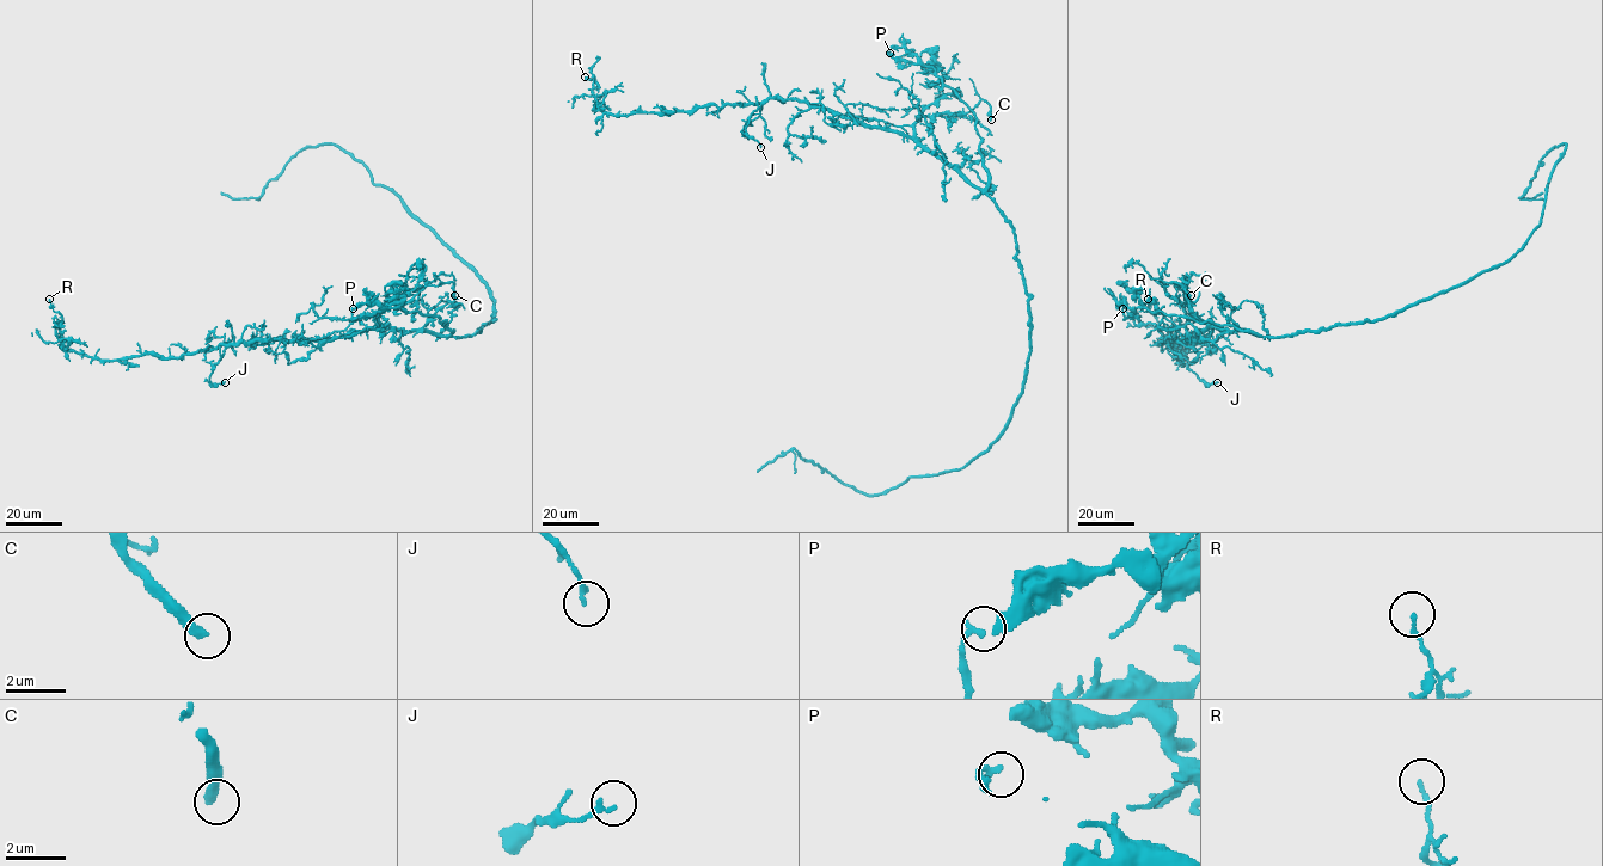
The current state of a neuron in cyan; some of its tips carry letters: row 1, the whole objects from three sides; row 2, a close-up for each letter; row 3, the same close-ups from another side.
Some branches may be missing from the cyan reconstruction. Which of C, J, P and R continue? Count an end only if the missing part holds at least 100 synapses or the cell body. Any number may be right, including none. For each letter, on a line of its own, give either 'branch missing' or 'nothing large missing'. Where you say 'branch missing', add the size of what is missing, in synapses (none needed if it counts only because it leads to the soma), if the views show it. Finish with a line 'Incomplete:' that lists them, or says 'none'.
C: nothing large missing
J: nothing large missing
P: nothing large missing
R: nothing large missing
Incomplete: none

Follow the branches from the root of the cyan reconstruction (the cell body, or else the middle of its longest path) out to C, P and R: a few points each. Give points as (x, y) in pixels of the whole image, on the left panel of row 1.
C: (479, 330), (462, 337), (436, 336), (392, 330), (379, 321), (385, 306), (410, 290), (453, 282), (454, 295)
P: (479, 330), (451, 337), (445, 320), (440, 323), (436, 317), (389, 307), (353, 317), (353, 308)
R: (479, 330), (448, 337), (374, 326), (329, 339), (98, 360), (60, 342), (62, 317), (49, 299)

